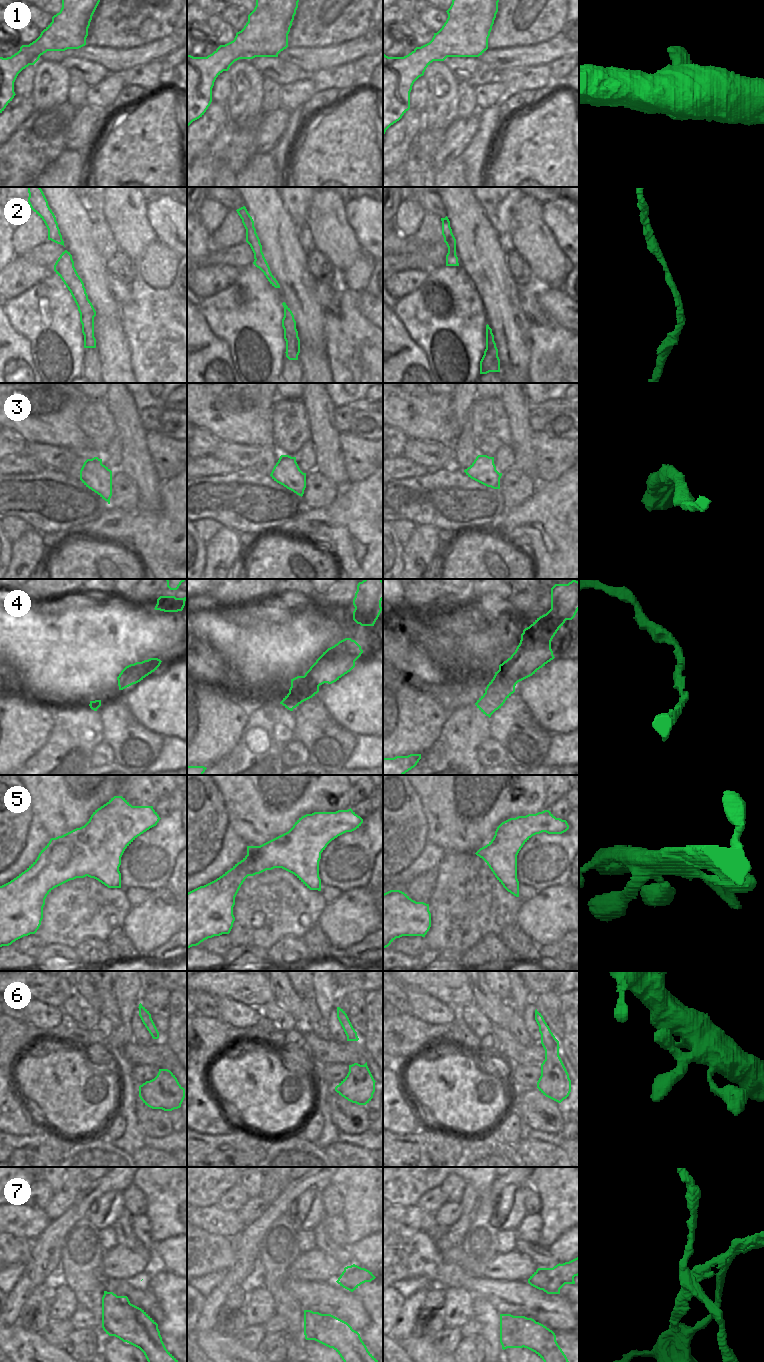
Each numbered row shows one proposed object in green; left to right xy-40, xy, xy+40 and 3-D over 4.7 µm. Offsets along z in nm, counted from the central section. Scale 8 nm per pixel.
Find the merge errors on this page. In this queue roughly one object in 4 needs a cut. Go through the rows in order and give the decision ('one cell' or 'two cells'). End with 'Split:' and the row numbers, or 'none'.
1: one cell
2: one cell
3: one cell
4: one cell
5: one cell
6: one cell
7: two cells
Split: 7

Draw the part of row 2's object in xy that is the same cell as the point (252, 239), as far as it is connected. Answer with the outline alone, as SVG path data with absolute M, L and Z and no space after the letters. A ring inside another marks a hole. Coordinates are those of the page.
M245 206L236 210L240 218L242 219L242 223L246 229L246 242L250 245L253 253L254 253L254 262L253 264L259 268L270 284L275 288L280 288L280 285L276 278L272 275L270 271L270 267L264 257L262 252L262 245L260 243L260 239L256 233L256 229L254 227L254 221L250 214L248 213Z

